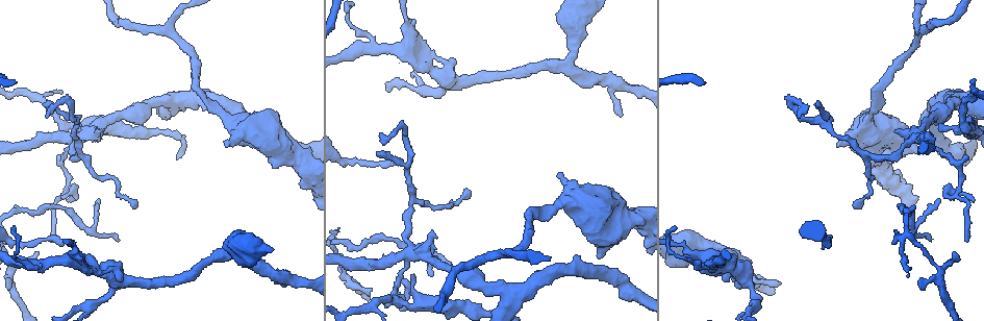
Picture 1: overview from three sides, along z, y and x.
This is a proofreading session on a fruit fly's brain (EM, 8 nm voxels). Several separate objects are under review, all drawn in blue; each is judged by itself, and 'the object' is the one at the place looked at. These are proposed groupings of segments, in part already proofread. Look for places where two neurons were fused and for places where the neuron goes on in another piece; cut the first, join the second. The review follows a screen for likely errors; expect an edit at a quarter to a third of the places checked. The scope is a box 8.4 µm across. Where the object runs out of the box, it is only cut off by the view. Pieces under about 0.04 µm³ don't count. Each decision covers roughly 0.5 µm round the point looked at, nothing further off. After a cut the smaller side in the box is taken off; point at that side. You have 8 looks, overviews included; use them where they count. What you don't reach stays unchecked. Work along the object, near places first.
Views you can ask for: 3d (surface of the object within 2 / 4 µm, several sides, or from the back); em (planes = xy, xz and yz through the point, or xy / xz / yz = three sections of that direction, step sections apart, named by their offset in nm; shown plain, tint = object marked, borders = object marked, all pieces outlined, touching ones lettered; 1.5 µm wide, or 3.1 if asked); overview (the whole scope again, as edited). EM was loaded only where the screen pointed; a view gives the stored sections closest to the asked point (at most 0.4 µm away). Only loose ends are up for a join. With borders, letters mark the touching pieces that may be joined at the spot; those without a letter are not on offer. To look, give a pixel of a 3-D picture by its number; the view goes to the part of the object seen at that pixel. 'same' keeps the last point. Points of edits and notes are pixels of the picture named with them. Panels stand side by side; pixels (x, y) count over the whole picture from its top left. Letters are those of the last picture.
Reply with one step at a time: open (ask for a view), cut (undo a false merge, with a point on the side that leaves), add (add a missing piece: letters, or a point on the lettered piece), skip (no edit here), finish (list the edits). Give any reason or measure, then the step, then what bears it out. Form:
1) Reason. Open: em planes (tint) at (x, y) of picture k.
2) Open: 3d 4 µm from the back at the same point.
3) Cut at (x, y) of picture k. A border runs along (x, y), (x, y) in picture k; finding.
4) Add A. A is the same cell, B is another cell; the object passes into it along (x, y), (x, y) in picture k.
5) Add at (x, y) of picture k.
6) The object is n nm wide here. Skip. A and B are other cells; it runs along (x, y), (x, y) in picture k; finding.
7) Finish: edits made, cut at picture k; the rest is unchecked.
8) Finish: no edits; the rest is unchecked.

Sudden change in width. Open: em yz step 4 (tint) at (138, 130) of picture 1.

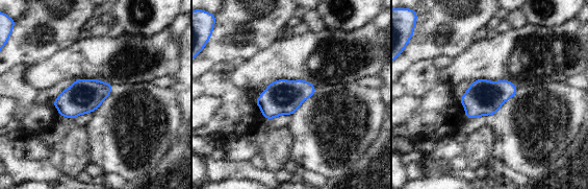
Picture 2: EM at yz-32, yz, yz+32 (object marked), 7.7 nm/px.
Cut it another way. Open: em planes (borders) at the same point.

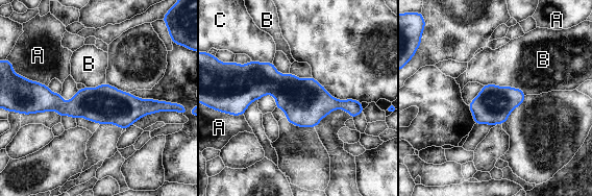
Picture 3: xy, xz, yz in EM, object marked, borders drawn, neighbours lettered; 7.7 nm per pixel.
Skip. A, B and C are other cells; a border runs along (484, 84), (511, 86), (525, 95) in picture 3; continuous, no second neuron.

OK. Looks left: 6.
Abrupt turn. Open: em xz step 4 (borders) at (917, 138) of picture 1.

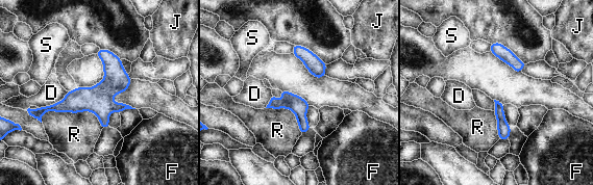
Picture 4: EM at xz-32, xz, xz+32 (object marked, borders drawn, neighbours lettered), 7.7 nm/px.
Skip. D, F, J, R and S are other cells; a border runs along (41, 115), (92, 111), (102, 128) in picture 4; all the same neuron.

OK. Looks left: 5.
Free end. Open: em xz step 4 (tint) at (116, 240) of picture 1.

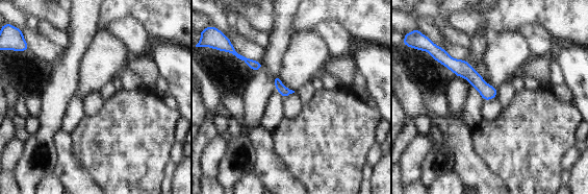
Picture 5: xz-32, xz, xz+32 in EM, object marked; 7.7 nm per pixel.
Open: em planes (borders) at the same point.

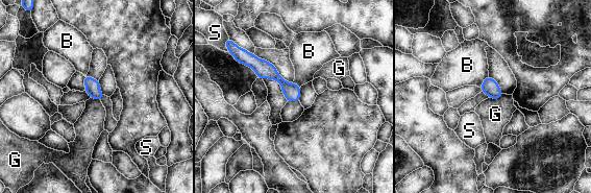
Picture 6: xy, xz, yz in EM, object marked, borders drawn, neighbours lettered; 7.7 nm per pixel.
Skip. B, G and S are other cells; no lettered piece goes on from it.

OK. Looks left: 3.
Finish: no edits; the rest is unchecked.

